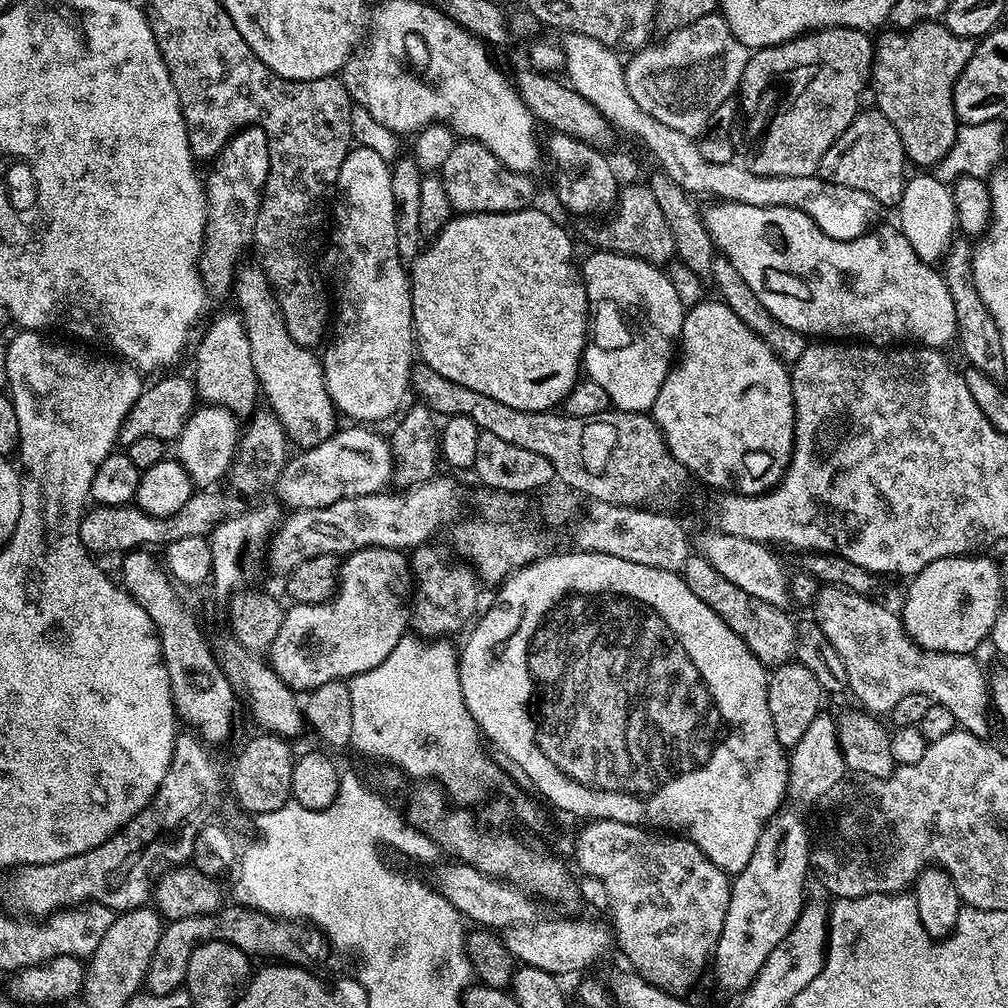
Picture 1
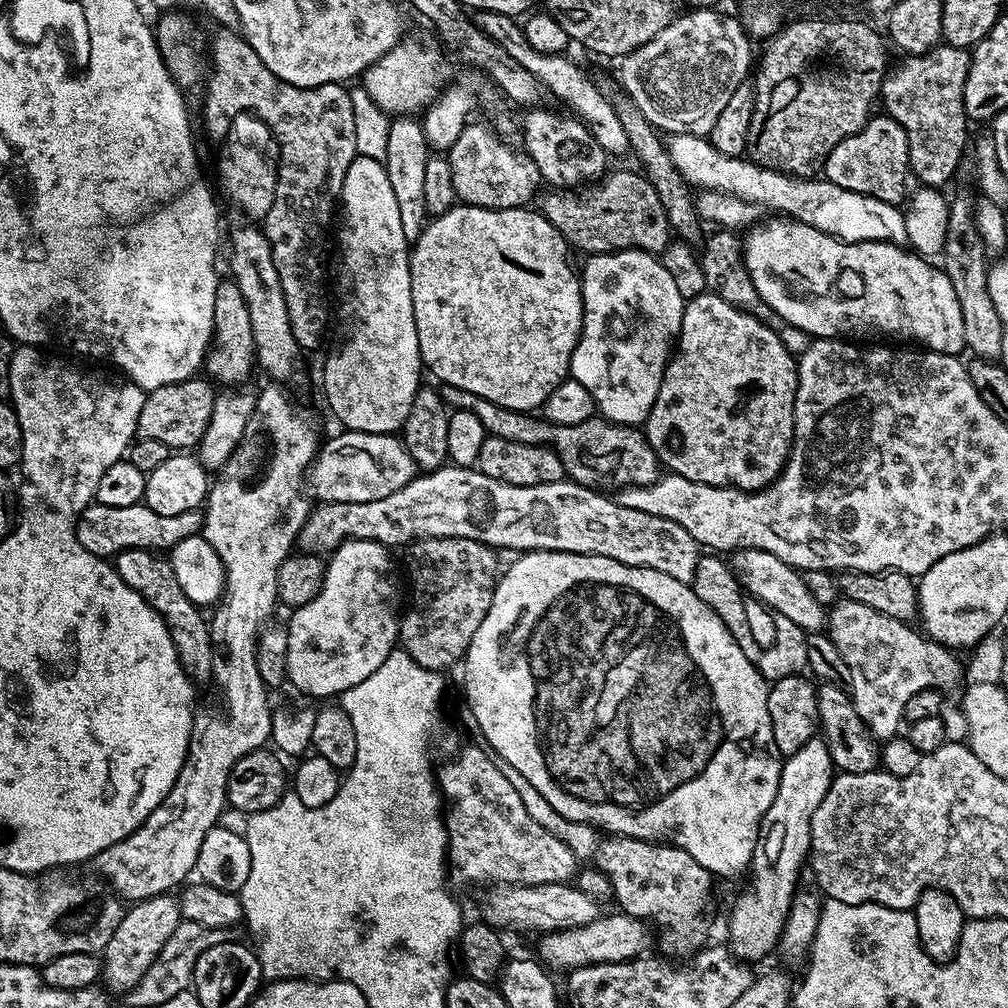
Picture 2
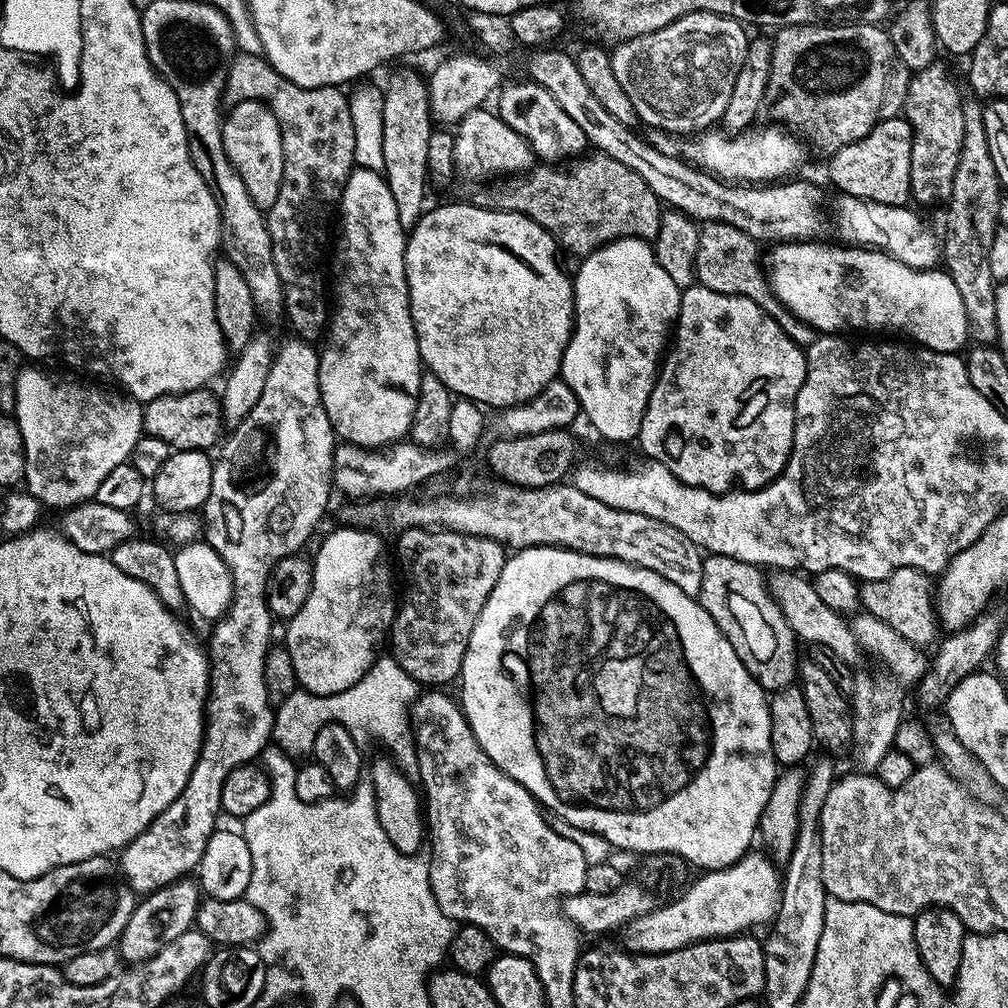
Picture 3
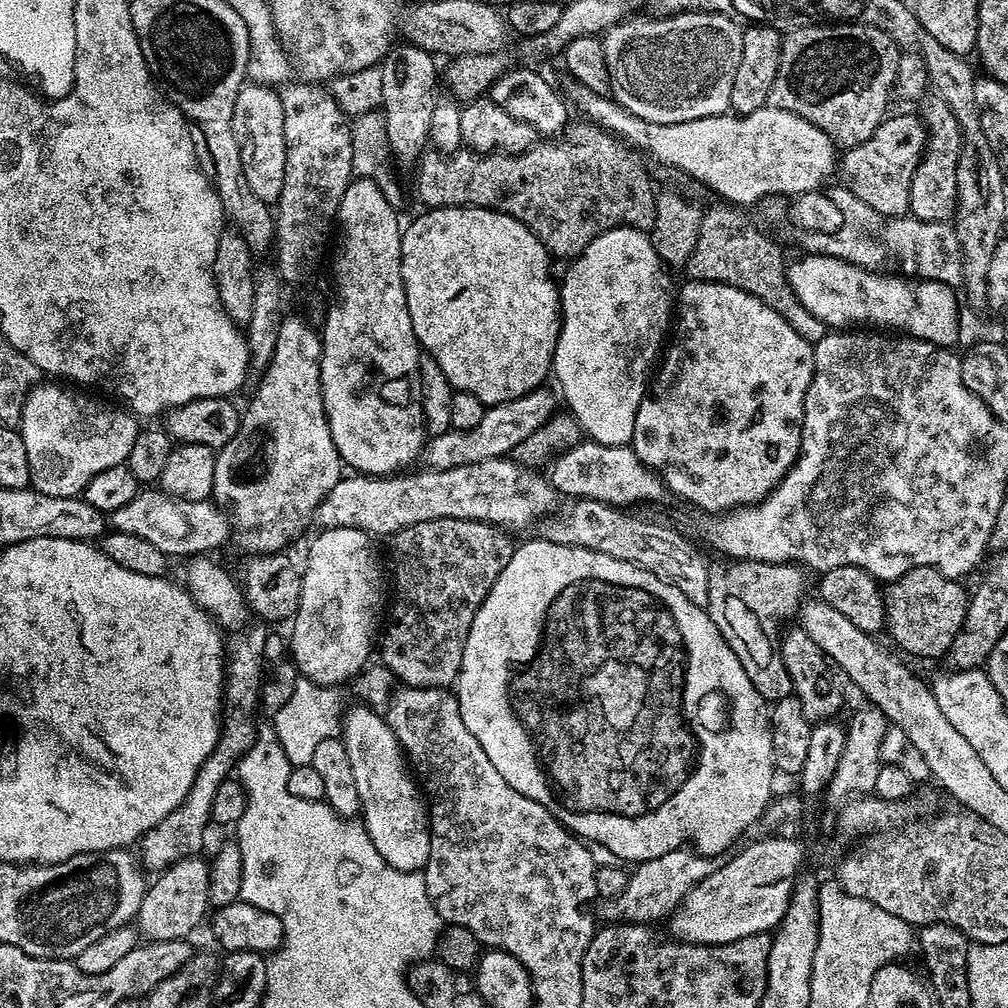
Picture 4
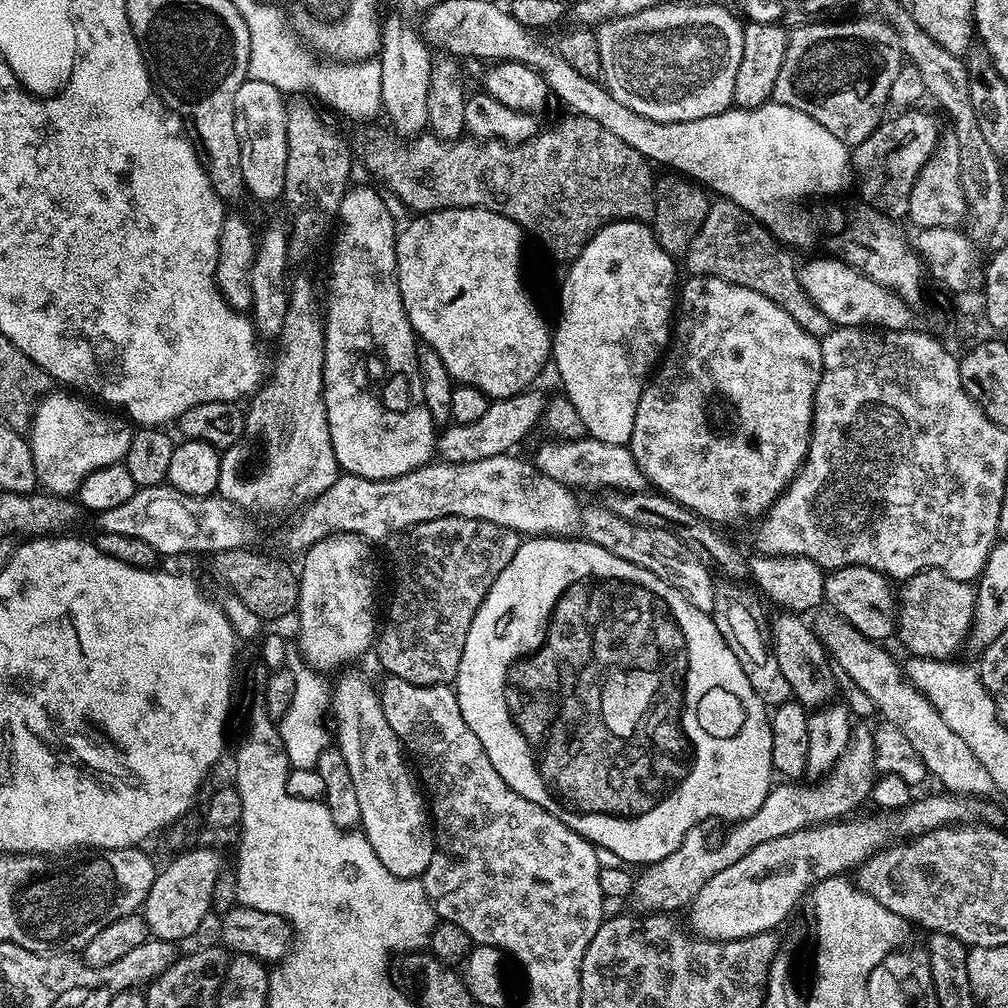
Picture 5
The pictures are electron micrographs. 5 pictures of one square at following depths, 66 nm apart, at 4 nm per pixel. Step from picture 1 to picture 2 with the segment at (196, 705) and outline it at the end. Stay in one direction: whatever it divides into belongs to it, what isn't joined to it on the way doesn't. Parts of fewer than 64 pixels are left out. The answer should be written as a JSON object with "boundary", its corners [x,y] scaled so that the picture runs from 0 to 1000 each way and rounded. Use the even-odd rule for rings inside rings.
{"boundary":[[[134,544],[121,546],[113,553],[116,569],[163,614],[169,625],[169,633],[179,650],[179,656],[188,665],[191,676],[204,677],[210,675],[210,638],[208,637],[207,616],[201,611],[199,604],[181,586],[177,572],[173,570],[171,557],[166,551],[150,544]]]}

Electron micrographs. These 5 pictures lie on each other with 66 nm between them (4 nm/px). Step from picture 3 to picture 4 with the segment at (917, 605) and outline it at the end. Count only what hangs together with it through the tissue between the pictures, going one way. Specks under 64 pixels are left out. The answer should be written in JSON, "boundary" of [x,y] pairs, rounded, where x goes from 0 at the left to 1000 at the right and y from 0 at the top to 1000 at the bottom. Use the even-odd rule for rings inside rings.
{"boundary":[[[911,562],[876,584],[879,627],[885,630],[894,648],[918,651],[921,655],[938,651],[959,613],[962,591],[960,587],[956,588],[954,580],[952,575],[938,573],[929,563]]]}

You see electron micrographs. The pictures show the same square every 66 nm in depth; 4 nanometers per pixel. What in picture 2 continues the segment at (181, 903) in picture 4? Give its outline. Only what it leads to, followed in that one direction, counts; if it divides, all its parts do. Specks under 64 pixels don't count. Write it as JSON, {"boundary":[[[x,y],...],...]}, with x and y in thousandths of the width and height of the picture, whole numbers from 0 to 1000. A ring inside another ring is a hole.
{"boundary":[[[164,887],[150,889],[147,893],[132,896],[124,904],[121,915],[117,915],[117,923],[109,927],[109,935],[101,945],[101,972],[115,984],[126,986],[131,979],[145,966],[149,954],[157,950],[157,942],[165,938],[165,931],[173,927],[180,915],[179,895],[174,888]]]}

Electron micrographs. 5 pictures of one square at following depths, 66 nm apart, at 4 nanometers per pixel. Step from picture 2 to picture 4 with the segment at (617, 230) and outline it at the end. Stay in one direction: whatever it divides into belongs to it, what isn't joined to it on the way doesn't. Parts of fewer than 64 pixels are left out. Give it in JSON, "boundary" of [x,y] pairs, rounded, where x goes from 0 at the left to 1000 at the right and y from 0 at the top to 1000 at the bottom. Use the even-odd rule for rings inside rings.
{"boundary":[[[564,122],[557,134],[533,141],[521,151],[511,153],[494,150],[473,153],[467,149],[447,153],[422,150],[412,164],[413,194],[421,201],[422,207],[484,206],[488,210],[509,214],[538,239],[549,255],[557,254],[560,260],[574,254],[579,245],[589,240],[589,236],[607,226],[647,227],[652,188],[647,187],[648,176],[639,168],[638,161],[634,159],[636,156],[593,123],[578,122]]]}

